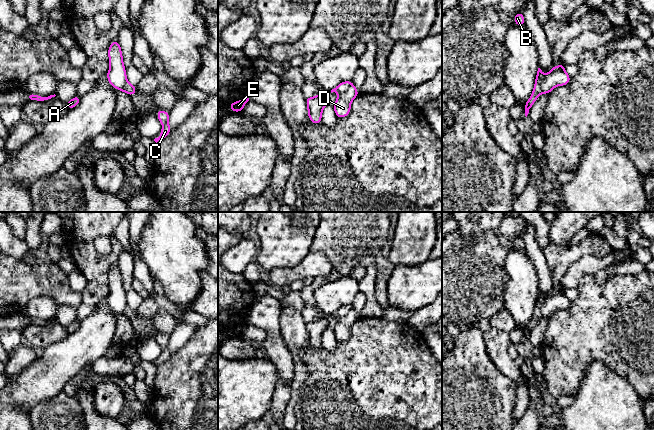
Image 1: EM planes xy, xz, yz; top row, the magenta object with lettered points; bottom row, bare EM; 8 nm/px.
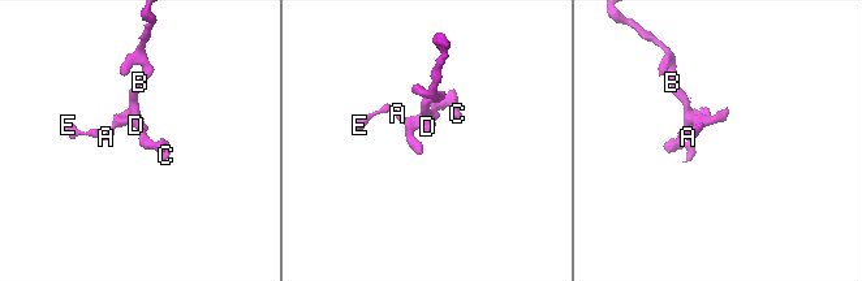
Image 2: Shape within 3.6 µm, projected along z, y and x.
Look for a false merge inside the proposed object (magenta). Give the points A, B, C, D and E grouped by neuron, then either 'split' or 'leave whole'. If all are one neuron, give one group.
groups A B C E / D; split

